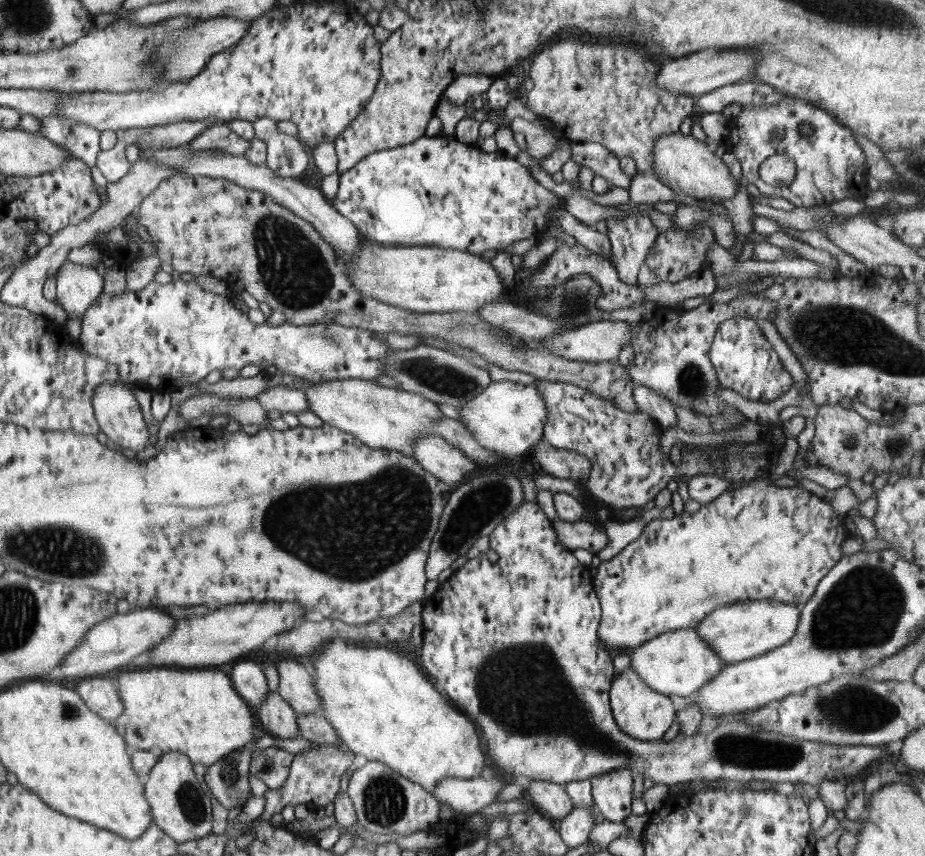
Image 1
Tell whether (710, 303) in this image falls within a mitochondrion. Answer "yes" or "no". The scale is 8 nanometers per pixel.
no

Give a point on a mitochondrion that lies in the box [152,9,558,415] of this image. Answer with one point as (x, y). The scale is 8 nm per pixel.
(294, 271)

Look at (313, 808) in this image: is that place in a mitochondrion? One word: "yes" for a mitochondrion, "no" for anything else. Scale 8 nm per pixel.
no

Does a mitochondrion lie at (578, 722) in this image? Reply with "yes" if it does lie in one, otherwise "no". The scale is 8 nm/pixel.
yes

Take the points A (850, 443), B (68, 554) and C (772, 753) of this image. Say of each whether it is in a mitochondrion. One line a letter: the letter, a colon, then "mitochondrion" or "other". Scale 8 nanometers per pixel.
A: other
B: mitochondrion
C: mitochondrion

